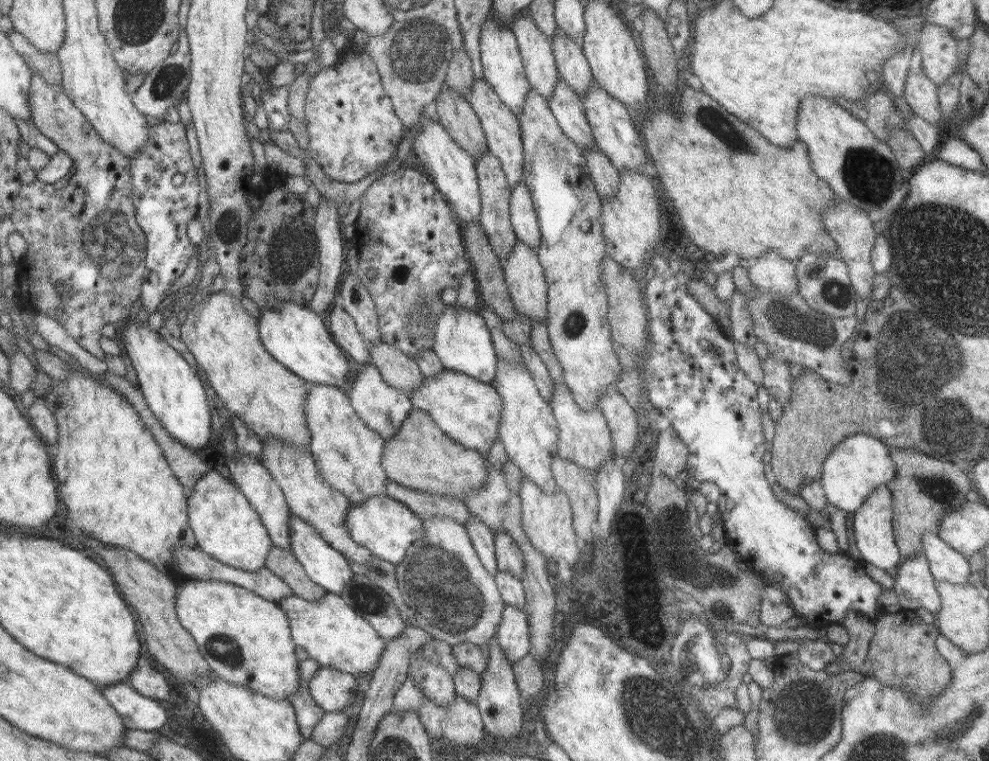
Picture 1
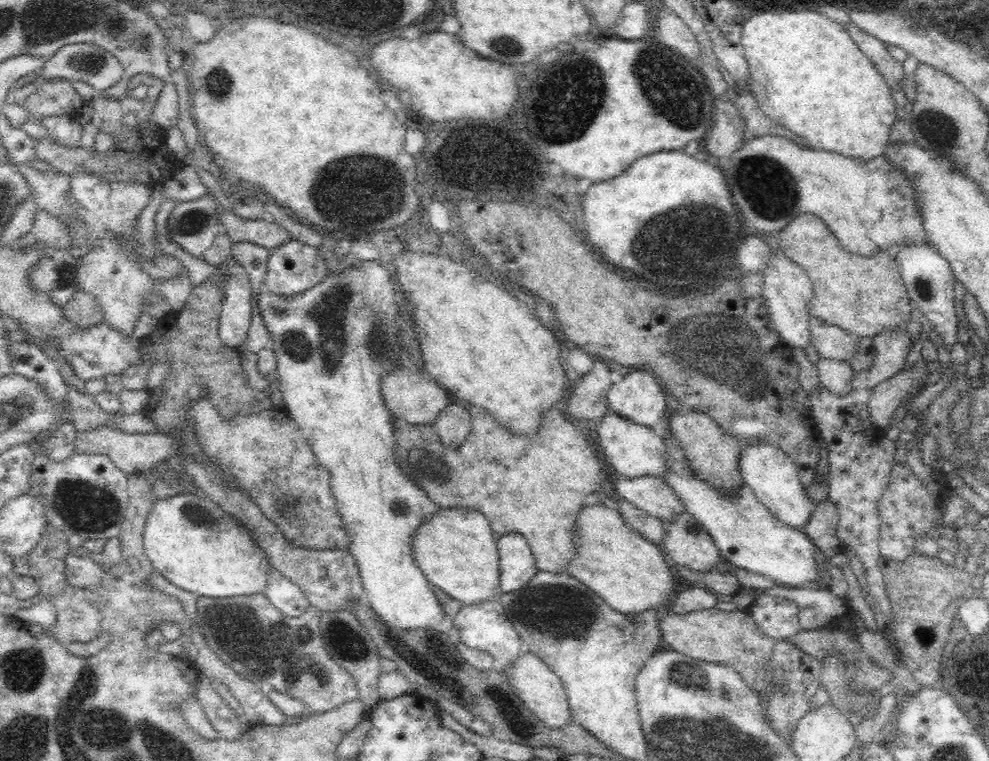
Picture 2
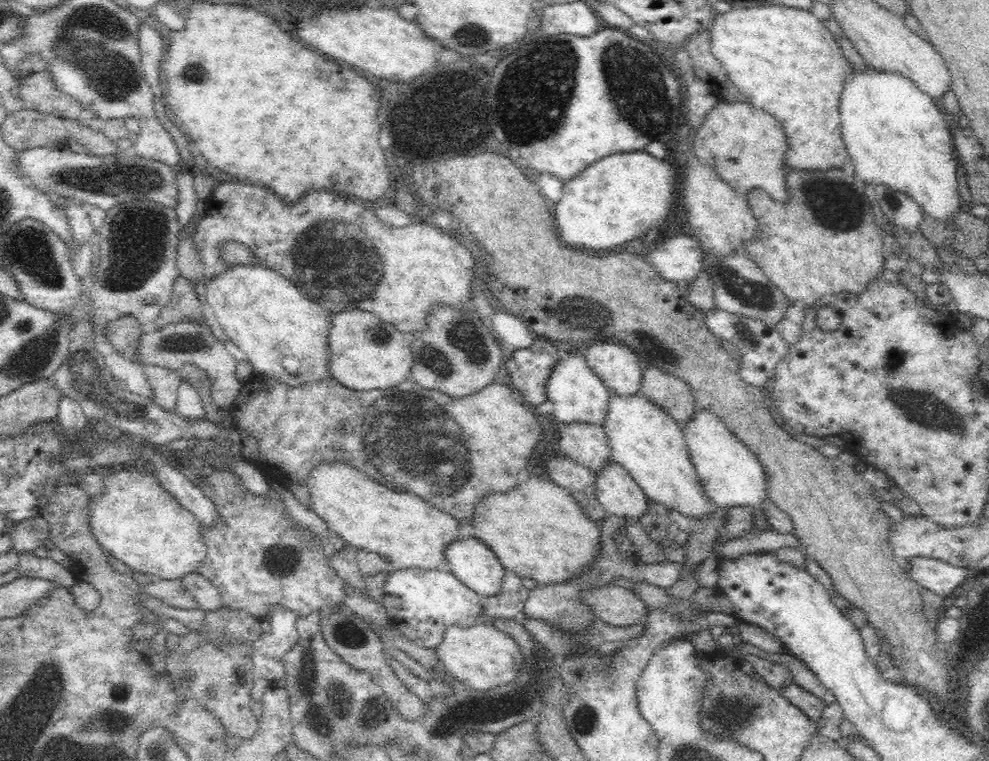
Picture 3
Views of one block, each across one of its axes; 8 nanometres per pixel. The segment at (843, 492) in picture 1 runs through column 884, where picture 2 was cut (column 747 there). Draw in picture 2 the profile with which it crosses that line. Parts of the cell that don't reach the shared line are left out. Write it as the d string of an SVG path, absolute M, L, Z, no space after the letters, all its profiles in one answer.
M738 440L738 444L742 448L738 464L740 476L758 502L764 504L764 508L768 508L768 512L772 512L780 522L790 524L792 528L806 524L816 510L816 504L812 504L812 498L808 498L806 488L800 484L796 464L780 448L772 448L770 444L744 444L742 440Z

